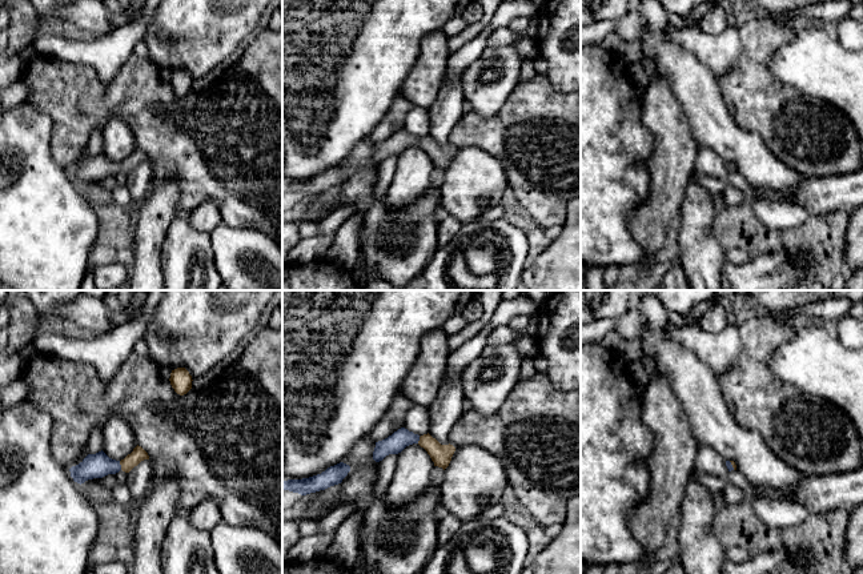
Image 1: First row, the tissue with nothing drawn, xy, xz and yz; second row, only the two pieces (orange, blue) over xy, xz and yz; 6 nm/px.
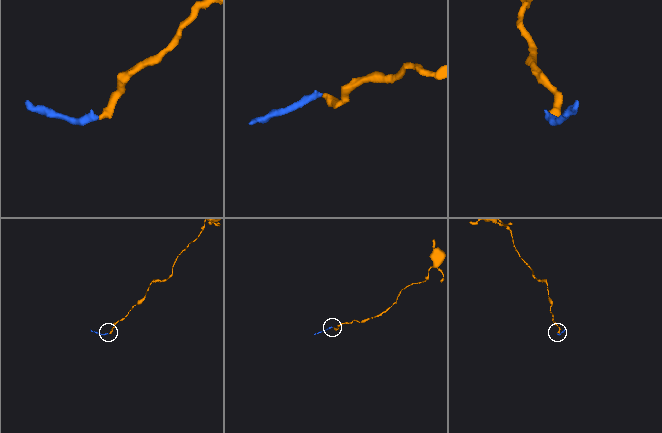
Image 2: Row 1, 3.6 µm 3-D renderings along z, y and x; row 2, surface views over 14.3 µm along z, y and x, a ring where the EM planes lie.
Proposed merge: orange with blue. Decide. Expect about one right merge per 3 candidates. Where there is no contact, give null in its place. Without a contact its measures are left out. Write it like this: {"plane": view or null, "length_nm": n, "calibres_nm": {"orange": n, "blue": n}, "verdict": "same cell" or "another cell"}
{"plane": "xy", "length_nm": 60, "calibres_nm": {"orange": 90, "blue": 150}, "verdict": "same cell"}

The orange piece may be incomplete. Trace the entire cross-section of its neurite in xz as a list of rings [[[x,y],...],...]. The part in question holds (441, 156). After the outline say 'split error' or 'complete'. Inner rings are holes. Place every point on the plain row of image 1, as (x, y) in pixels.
[[[401,129],[388,140],[376,144],[373,161],[376,164],[380,164],[386,157],[398,156],[406,148],[413,145],[418,145],[421,149],[424,149],[434,164],[434,168],[442,169],[443,172],[449,168],[455,153],[455,149],[453,146],[441,146],[429,135],[420,139],[408,131]]] | split error

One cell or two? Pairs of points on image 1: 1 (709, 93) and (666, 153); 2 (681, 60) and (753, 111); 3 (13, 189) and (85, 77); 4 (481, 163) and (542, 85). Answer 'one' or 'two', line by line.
1: two
2: two
3: two
4: two

